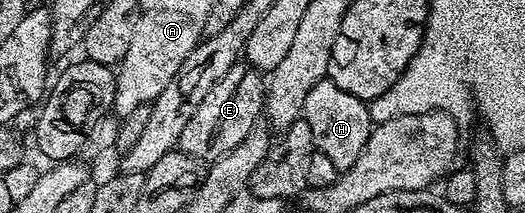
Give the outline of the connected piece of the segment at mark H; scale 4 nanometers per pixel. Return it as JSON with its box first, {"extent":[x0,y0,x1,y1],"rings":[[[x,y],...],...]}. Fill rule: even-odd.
{"extent":[301,79,373,171],"rings":[[[329,79],[321,80],[313,91],[305,97],[301,119],[309,123],[309,131],[313,131],[313,143],[316,150],[329,155],[333,167],[345,171],[357,163],[357,157],[365,147],[373,128],[371,111],[368,102],[357,99],[357,95],[349,95],[349,91],[341,91],[337,83]]]}

